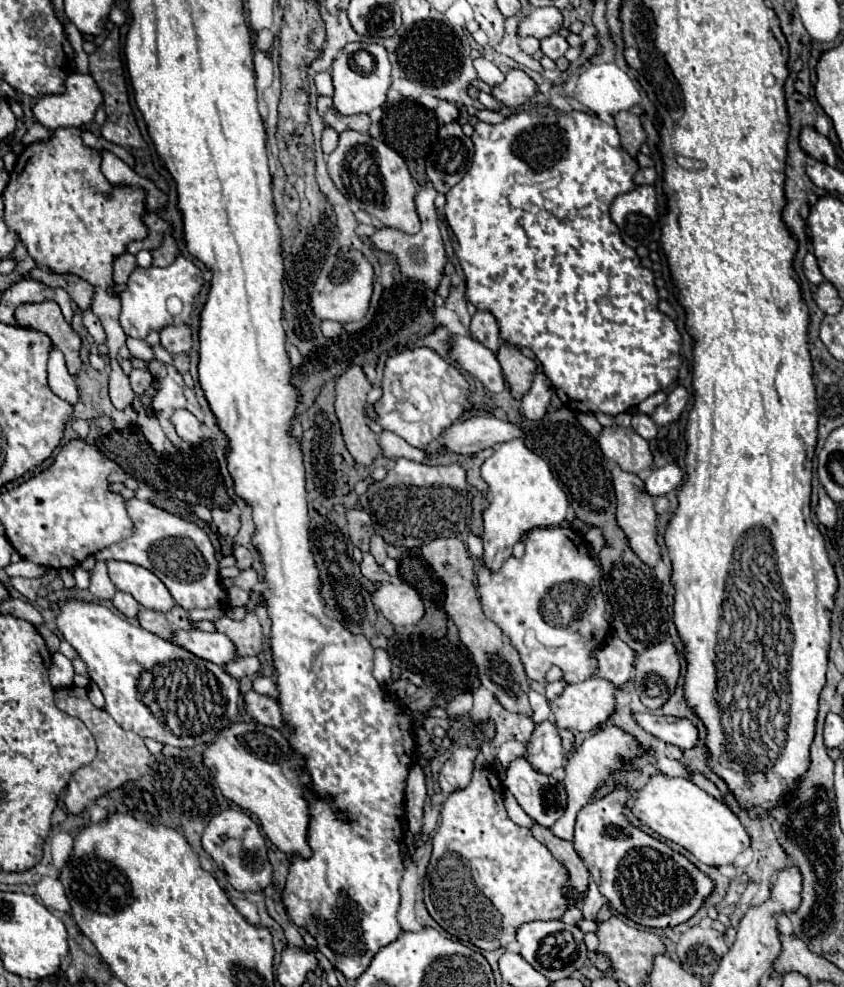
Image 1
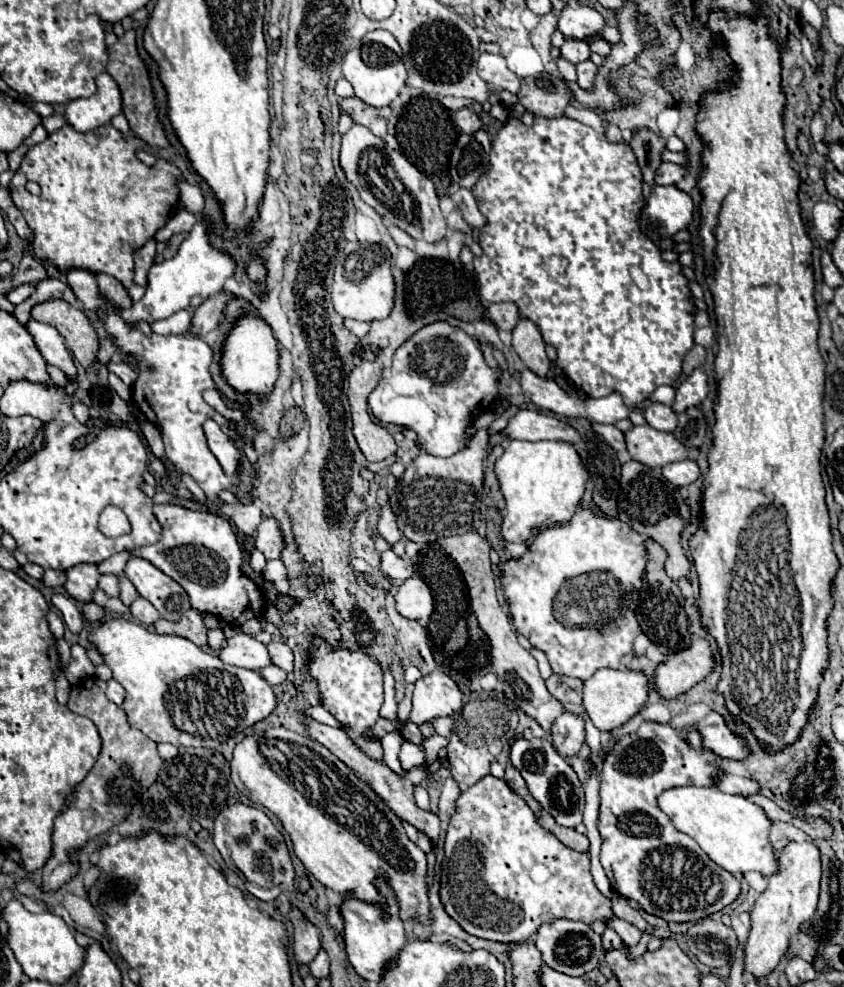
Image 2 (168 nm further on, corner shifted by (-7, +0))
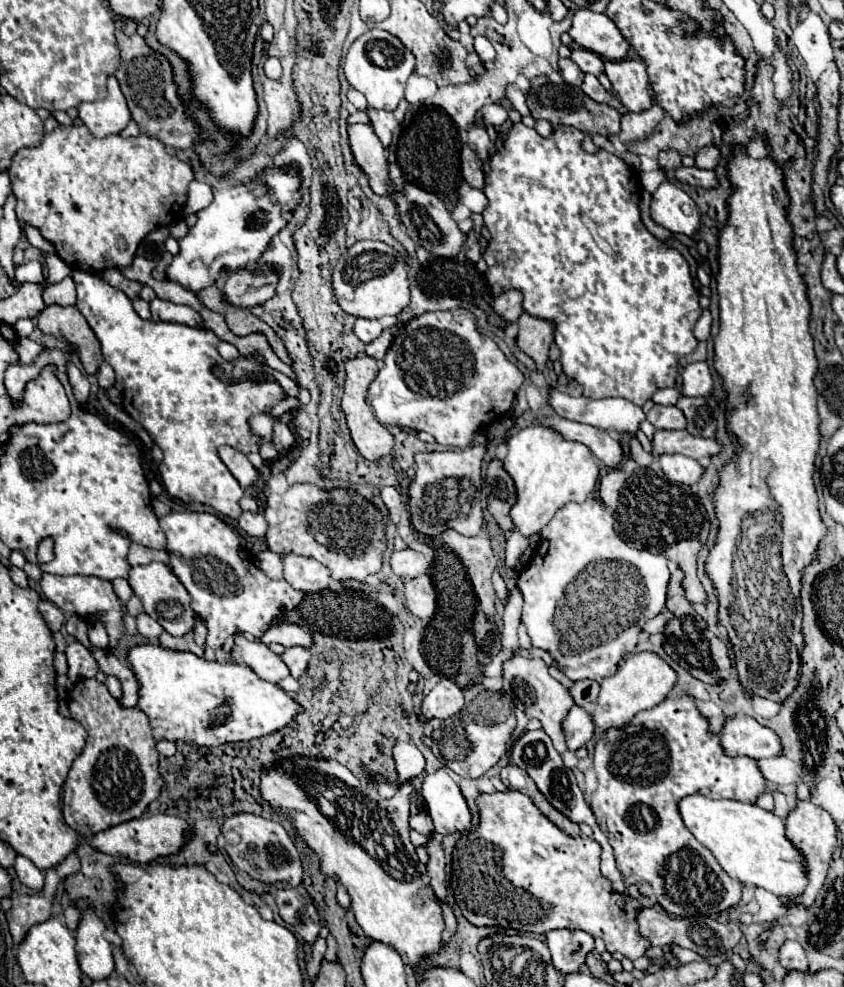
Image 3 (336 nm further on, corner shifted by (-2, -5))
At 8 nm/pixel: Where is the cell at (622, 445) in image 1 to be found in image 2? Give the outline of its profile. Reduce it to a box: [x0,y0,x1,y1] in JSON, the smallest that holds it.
[626,424,690,468]

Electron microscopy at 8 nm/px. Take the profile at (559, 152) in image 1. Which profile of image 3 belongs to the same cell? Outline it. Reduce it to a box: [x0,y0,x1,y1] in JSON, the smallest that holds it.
[483,123,703,407]

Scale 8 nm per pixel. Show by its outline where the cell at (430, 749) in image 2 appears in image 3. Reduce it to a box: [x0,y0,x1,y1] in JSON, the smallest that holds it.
[259,757,445,967]

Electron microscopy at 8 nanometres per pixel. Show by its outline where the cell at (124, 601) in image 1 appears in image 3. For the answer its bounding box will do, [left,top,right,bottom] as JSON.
[137,613,163,639]

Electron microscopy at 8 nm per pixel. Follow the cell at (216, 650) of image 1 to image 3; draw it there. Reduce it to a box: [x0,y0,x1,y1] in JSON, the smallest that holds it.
[229,635,289,683]

